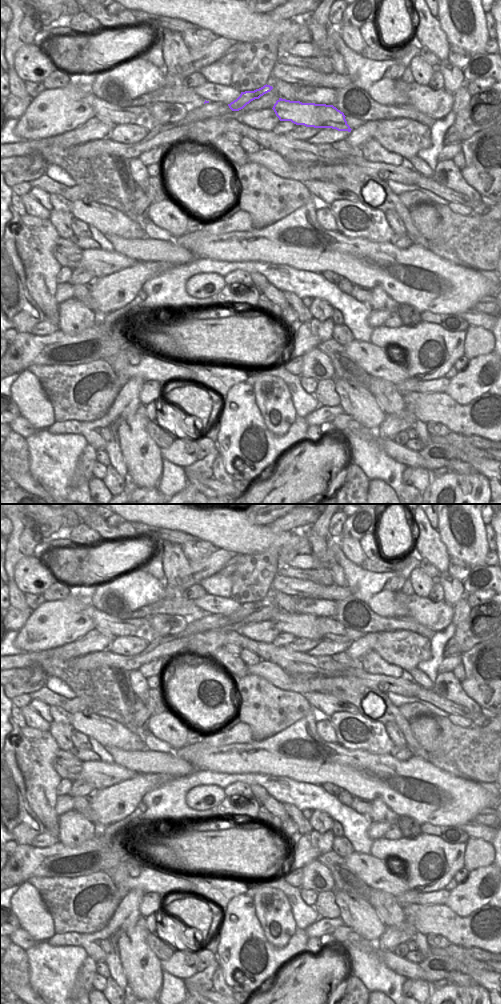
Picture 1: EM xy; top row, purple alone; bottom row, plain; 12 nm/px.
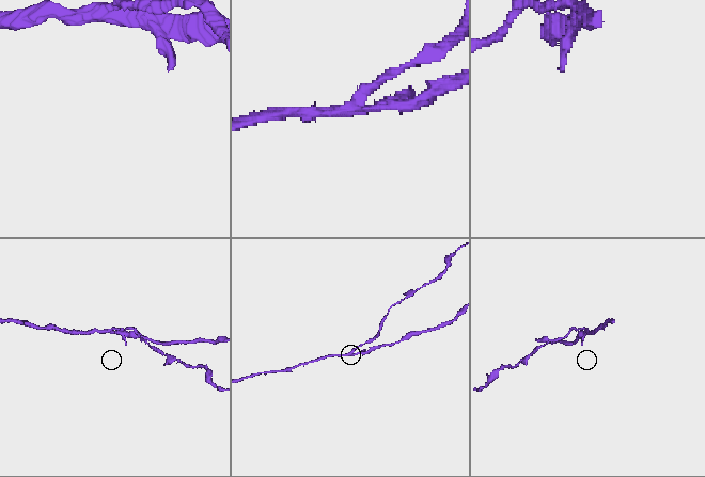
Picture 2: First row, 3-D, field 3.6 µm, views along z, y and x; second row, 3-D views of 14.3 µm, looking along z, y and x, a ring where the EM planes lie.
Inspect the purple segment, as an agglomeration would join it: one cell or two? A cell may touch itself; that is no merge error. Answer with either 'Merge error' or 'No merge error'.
Merge error

